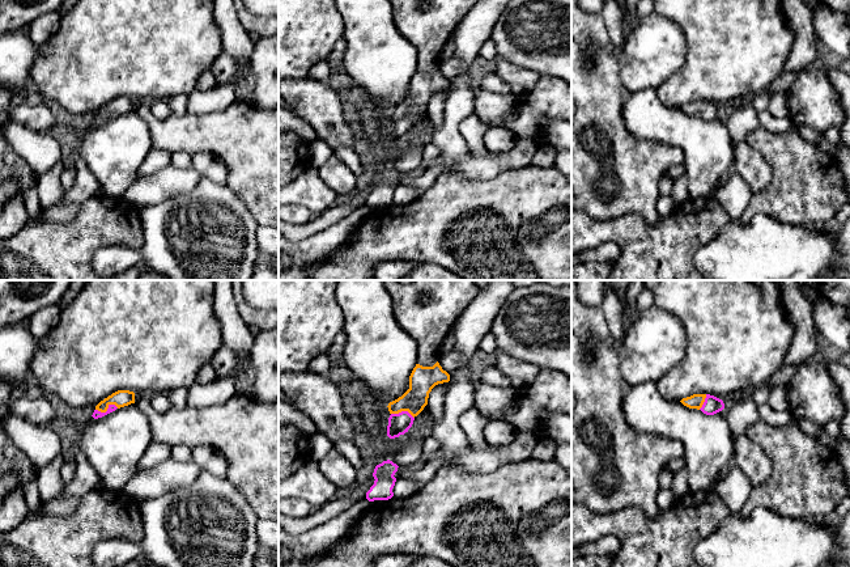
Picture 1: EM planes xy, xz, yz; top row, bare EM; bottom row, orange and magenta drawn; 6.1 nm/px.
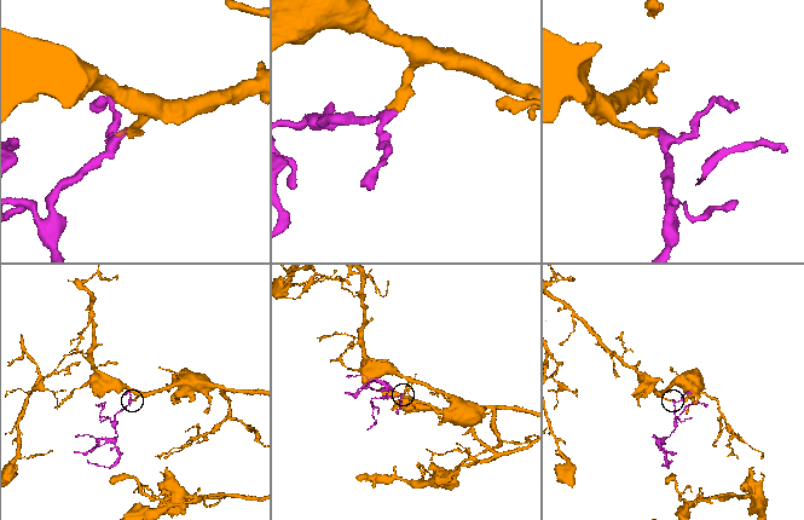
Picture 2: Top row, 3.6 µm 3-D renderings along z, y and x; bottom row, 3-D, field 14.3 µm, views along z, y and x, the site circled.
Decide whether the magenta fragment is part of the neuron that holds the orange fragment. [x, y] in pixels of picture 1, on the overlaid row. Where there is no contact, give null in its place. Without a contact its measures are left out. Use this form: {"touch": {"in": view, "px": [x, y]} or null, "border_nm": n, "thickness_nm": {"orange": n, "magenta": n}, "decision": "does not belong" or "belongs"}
{"touch": {"in": "xy", "px": [107, 407]}, "border_nm": 140, "thickness_nm": {"orange": 110, "magenta": 50}, "decision": "belongs"}

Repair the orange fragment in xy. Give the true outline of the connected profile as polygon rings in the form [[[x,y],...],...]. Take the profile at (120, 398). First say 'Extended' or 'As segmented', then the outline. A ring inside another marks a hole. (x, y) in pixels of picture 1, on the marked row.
Extended. [[[118,390],[107,398],[105,398],[103,401],[101,401],[95,406],[95,410],[92,416],[94,419],[98,419],[115,411],[116,409],[128,406],[131,403],[135,403],[135,393],[129,390]]]

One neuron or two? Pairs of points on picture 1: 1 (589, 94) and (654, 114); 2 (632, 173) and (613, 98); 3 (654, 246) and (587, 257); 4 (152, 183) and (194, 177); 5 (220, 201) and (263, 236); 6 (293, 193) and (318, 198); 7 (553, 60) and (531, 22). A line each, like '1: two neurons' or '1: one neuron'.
1: two neurons
2: one neuron
3: two neurons
4: one neuron
5: two neurons
6: one neuron
7: one neuron

